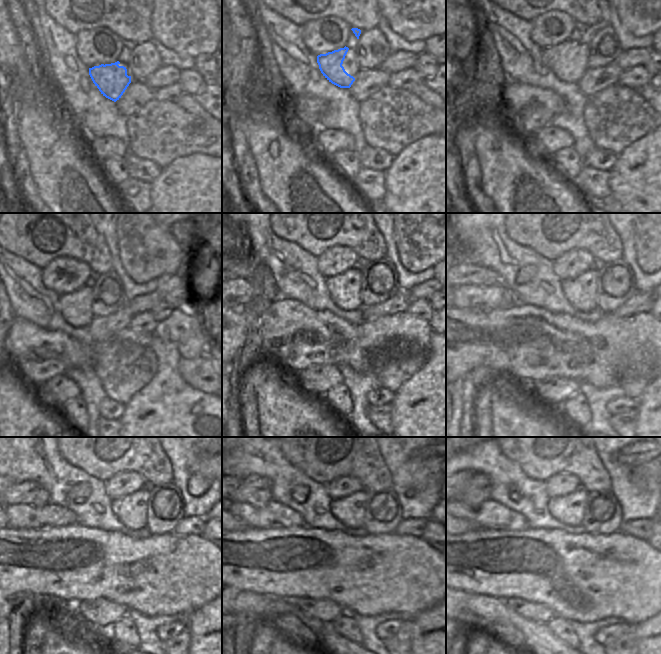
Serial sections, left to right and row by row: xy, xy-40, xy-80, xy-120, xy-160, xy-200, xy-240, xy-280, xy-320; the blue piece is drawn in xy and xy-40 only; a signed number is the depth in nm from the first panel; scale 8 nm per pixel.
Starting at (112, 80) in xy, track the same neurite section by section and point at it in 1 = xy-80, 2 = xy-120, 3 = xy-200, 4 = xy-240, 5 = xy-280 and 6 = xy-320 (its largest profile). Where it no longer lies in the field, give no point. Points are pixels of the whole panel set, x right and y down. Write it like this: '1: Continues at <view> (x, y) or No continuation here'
1: Continues at xy-80 (555, 58)
2: Continues at xy-120 (111, 276)
3: Continues at xy-200 (573, 263)
4: Continues at xy-240 (126, 483)
5: Continues at xy-280 (343, 486)
6: Continues at xy-320 (563, 484).

